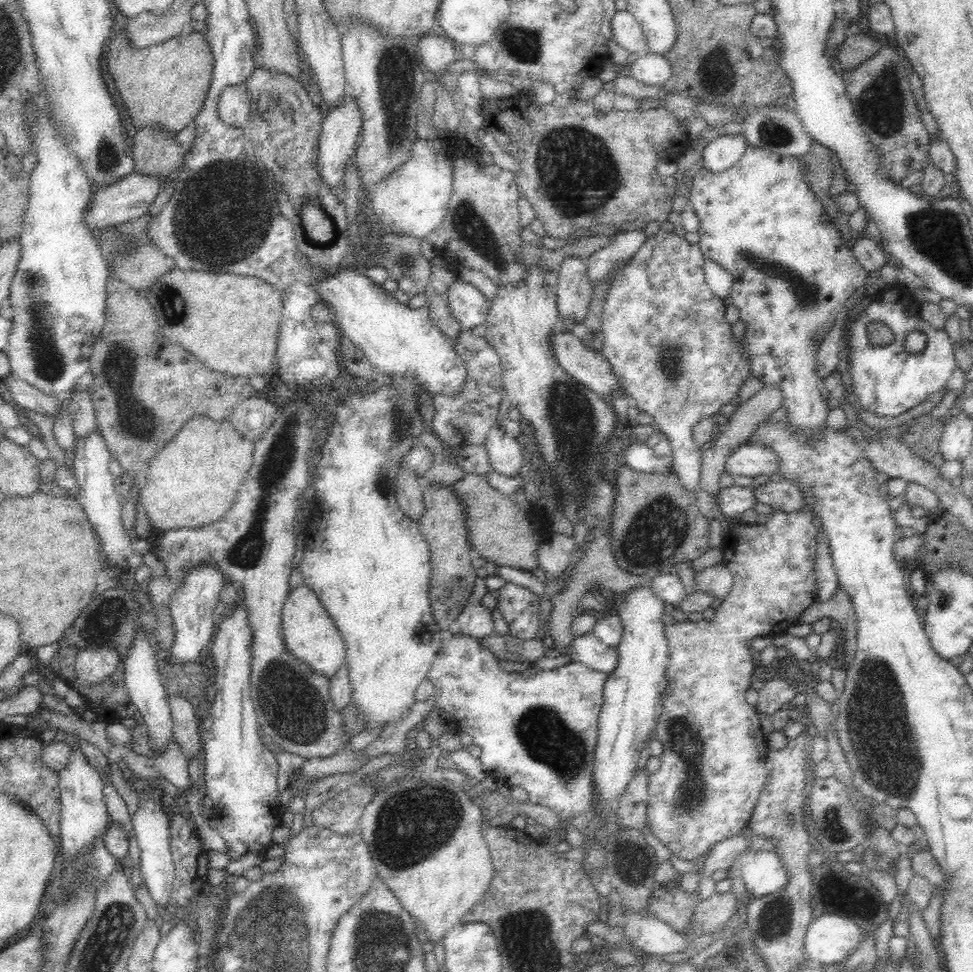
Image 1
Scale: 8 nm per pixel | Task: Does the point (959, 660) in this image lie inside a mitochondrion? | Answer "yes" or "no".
no

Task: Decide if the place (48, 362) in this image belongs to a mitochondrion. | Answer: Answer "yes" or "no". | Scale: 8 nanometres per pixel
yes

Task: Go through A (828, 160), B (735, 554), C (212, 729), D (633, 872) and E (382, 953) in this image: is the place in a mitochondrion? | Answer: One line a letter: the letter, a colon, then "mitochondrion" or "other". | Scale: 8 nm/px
A: other
B: other
C: other
D: mitochondrion
E: mitochondrion

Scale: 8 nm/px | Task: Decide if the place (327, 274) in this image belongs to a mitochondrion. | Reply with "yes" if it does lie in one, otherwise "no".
no

